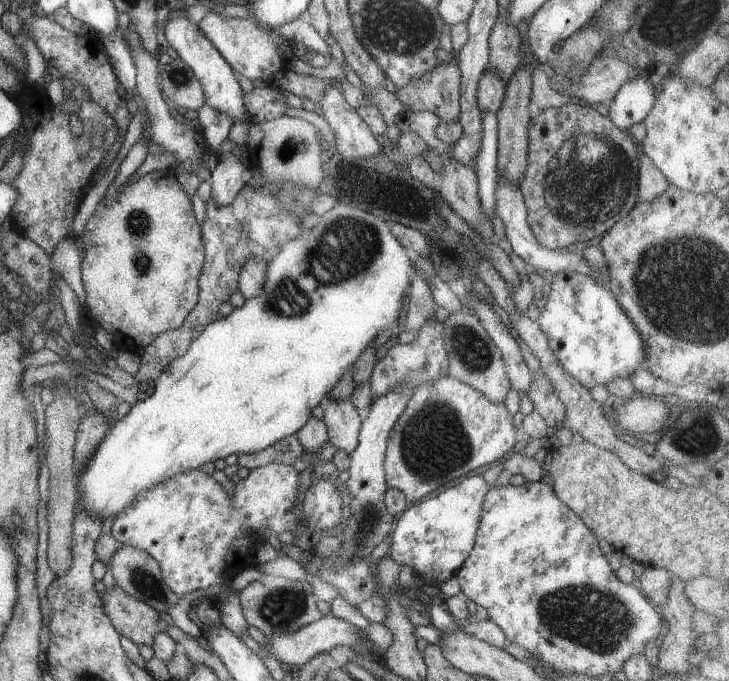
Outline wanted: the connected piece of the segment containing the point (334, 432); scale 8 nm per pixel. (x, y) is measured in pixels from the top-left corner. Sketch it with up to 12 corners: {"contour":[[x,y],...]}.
{"contour":[[324,396],[328,441],[349,454],[361,424],[348,399]]}

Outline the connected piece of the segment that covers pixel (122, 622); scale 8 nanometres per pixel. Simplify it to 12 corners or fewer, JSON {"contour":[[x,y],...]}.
{"contour":[[104,588],[102,607],[117,634],[151,646],[167,628],[156,610]]}

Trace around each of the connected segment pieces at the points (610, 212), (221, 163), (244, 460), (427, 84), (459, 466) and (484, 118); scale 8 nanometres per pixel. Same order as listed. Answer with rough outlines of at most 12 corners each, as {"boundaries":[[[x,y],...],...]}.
{"boundaries":[[[592,105],[528,120],[535,240],[599,238],[636,203],[639,148]],[[233,154],[217,158],[208,176],[210,196],[228,205],[247,181]],[[295,433],[263,450],[239,453],[249,471],[267,463],[291,465],[305,452]],[[438,62],[397,89],[407,112],[458,120],[460,70]],[[448,374],[415,388],[382,467],[412,504],[521,437]],[[480,112],[481,146],[474,160],[480,211],[495,208],[498,120]]]}

